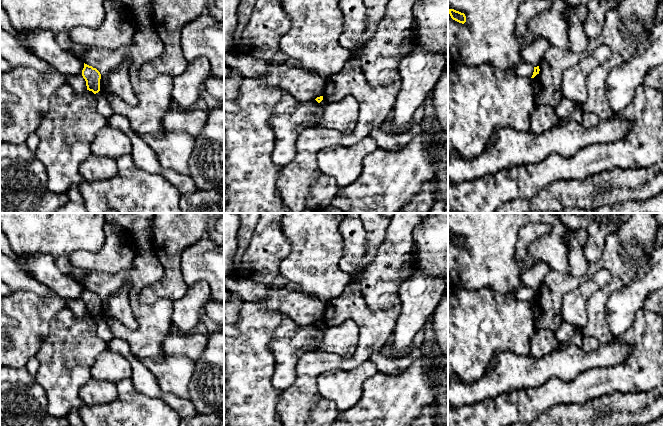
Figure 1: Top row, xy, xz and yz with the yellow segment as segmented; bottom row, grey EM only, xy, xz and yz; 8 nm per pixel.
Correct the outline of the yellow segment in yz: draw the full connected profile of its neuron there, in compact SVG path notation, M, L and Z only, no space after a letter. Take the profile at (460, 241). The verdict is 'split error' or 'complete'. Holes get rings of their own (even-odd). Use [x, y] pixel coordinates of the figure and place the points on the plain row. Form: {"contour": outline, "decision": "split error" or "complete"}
{"contour": "M449 233L448 237L450 238L451 242L459 247L464 248L466 246L466 240L464 237L456 235L454 233Z", "decision": "complete"}

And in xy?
{"contour": "M84 287L82 300L86 305L87 314L92 315L94 318L100 315L101 298L96 292Z", "decision": "complete"}

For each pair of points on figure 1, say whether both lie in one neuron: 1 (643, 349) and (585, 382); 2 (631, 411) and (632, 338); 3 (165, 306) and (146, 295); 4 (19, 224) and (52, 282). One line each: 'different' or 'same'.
1: same
2: different
3: different
4: different

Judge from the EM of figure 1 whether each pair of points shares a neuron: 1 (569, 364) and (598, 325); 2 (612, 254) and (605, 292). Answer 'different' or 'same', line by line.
1: different
2: same

